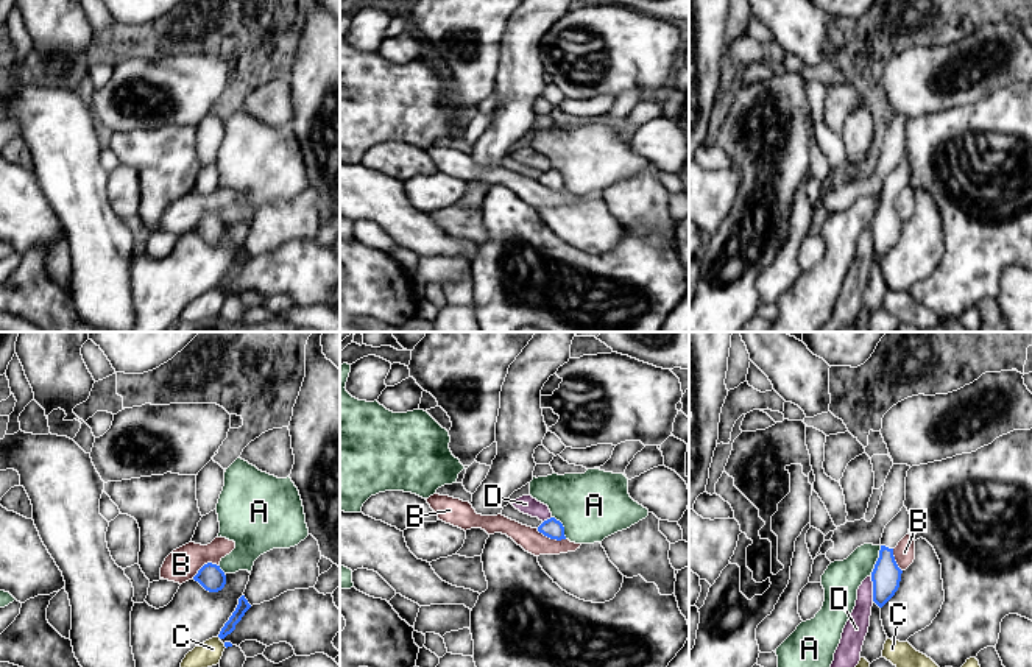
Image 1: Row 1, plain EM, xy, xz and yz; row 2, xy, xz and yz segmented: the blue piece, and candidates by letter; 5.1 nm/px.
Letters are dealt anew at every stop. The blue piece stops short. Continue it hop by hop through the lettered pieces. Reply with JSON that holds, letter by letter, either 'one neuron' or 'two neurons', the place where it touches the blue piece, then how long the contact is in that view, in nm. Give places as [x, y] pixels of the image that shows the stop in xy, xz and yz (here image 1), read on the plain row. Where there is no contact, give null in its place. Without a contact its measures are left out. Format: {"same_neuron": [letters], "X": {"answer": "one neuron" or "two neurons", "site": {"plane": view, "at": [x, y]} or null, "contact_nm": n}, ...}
{"same_neuron": [], "A": {"answer": "two neurons", "site": {"plane": "yz", "at": [878, 211]}, "contact_nm": 160}, "B": {"answer": "two neurons", "site": {"plane": "xz", "at": [551, 189]}, "contact_nm": 160}, "C": {"answer": "two neurons", "site": {"plane": "xy", "at": [225, 296]}, "contact_nm": 30}, "D": {"answer": "two neurons", "site": {"plane": "yz", "at": [873, 239]}, "contact_nm": 140}}

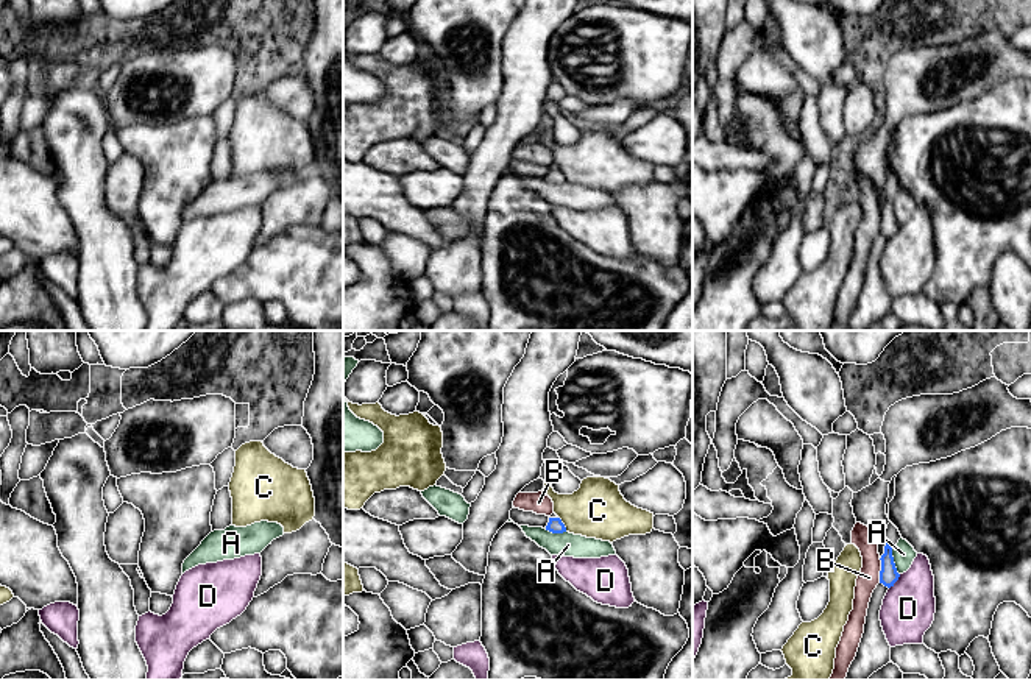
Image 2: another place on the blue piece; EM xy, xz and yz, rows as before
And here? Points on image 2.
{"same_neuron": [], "A": {"answer": "two neurons", "site": {"plane": "yz", "at": [892, 212]}, "contact_nm": 150}, "B": {"answer": "two neurons", "site": {"plane": "yz", "at": [880, 222]}, "contact_nm": 130}, "C": {"answer": "two neurons", "site": {"plane": "xz", "at": [563, 175]}, "contact_nm": 90}, "D": {"answer": "two neurons", "site": {"plane": "yz", "at": [896, 231]}, "contact_nm": 100}}

